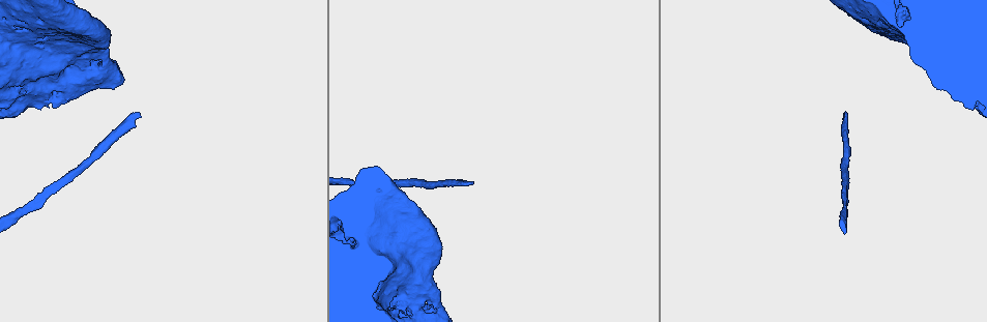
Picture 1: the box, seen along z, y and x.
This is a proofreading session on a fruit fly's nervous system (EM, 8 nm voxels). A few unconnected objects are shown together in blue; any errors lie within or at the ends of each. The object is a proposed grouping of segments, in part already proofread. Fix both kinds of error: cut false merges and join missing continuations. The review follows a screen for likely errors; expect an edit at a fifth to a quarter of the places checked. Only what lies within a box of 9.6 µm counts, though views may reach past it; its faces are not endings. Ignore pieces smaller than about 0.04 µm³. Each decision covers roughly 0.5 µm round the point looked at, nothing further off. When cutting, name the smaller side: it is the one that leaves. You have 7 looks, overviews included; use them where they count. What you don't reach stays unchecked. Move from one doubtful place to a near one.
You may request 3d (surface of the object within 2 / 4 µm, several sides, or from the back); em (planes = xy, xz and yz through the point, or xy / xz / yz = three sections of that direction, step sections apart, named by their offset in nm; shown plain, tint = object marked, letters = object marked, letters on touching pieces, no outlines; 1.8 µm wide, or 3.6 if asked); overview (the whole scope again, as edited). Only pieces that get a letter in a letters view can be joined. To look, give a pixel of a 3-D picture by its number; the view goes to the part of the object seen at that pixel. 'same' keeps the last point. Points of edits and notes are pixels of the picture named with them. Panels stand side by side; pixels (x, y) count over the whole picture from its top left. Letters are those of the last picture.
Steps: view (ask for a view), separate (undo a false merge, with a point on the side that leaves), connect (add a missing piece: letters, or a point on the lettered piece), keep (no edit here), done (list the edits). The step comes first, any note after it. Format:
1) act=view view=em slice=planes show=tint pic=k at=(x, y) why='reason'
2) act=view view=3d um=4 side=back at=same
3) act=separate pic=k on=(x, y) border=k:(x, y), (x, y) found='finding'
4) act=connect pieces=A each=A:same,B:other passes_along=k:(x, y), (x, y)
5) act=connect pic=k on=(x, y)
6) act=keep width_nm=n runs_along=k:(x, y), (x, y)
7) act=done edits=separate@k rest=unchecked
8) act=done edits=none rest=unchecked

act=view view=em slice=planes show=letters pic=1 at=(473, 183) why='branch stops here'

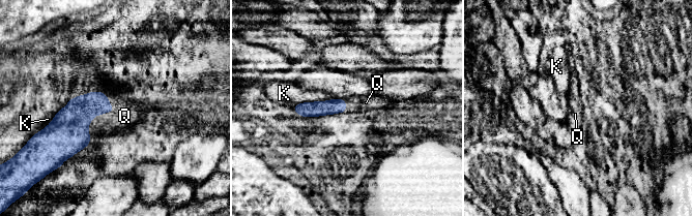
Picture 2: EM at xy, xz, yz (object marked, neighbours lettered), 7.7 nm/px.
act=connect pieces=Q each=K:other,Q:same passes_along=2:(69, 127), (98, 114), (124, 116) found='it goes on there'

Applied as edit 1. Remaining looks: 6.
act=view view=em um=3.6 slice=xz step=8 show=tint pic=1 at=(384, 211) why='thick turns thin'

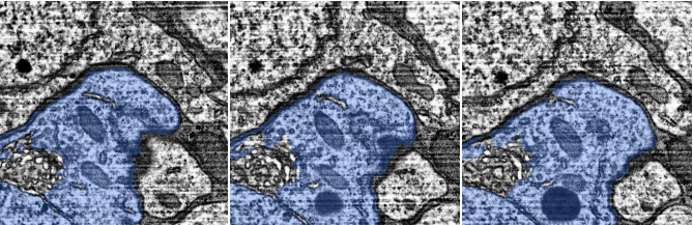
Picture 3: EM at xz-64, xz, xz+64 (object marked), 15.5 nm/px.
act=view view=em um=3.6 slice=planes show=letters at=same why='another direction'

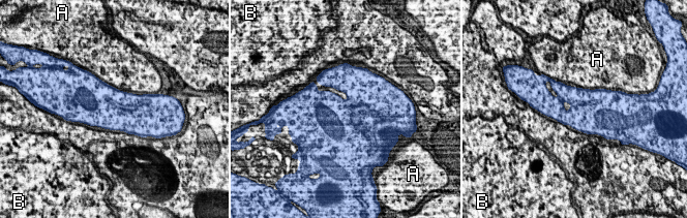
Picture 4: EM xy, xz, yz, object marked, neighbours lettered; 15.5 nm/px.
act=keep each=A:other,B:other found='one neuron here'

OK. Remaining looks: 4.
act=view view=3d um=4 pic=1 at=(55, 54) why='sudden change in width'

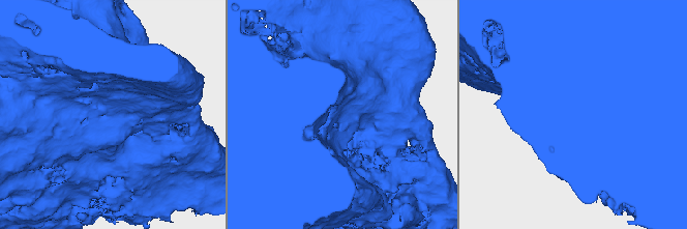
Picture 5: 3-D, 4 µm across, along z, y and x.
act=view view=em um=3.6 slice=planes show=plain pic=5 at=(107, 110) why='now the EM'

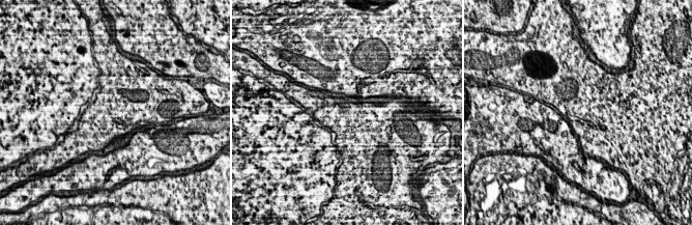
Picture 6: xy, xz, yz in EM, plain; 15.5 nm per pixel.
act=view view=em um=3.6 slice=planes show=letters at=same

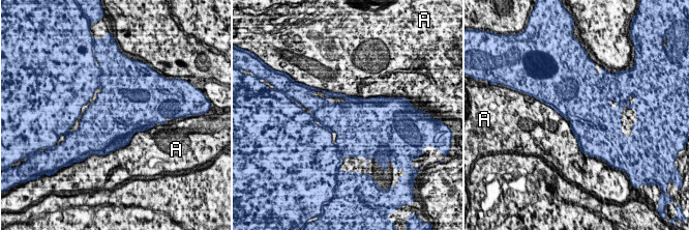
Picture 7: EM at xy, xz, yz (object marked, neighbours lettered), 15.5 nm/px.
act=keep width_nm=750 each=A:other border=7:(323, 89), (365, 98), (379, 96) found='all the same neuron'

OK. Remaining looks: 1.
act=done edits=connect@2 rest=unchecked

